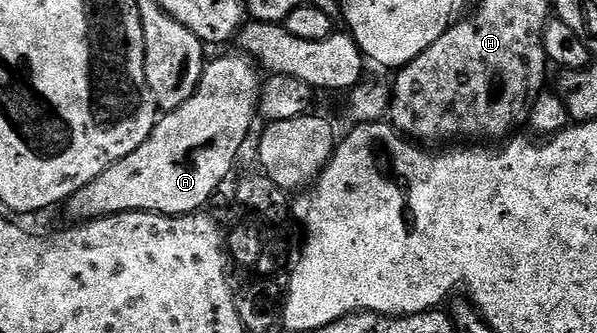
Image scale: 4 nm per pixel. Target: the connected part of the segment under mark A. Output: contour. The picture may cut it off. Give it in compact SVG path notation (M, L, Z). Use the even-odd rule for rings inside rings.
M234 52L226 58L206 61L205 75L201 83L195 88L191 100L179 108L162 113L158 117L151 136L135 148L123 160L111 164L91 184L79 188L67 200L69 214L80 220L106 218L112 214L130 214L136 210L152 212L154 214L195 214L198 213L213 198L213 193L224 184L249 138L249 129L253 126L253 117L259 114L259 103L263 89L263 78L259 75L258 67L252 58Z

